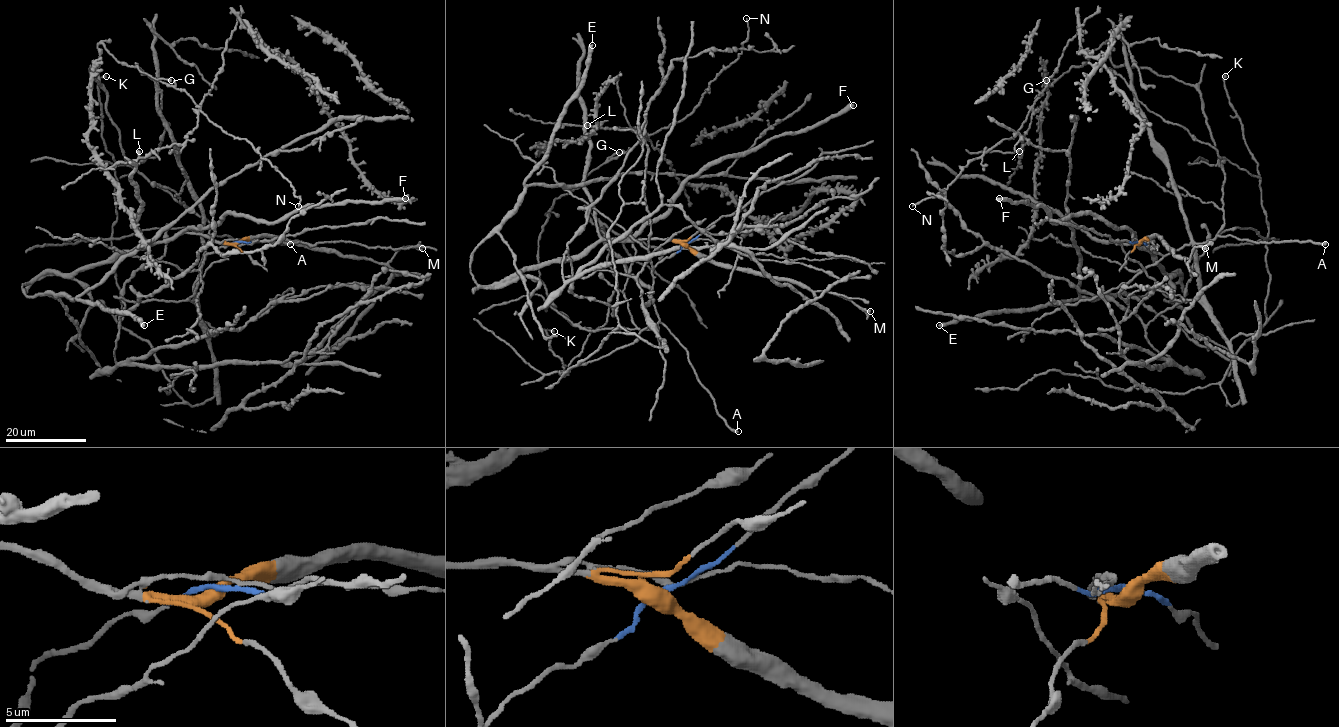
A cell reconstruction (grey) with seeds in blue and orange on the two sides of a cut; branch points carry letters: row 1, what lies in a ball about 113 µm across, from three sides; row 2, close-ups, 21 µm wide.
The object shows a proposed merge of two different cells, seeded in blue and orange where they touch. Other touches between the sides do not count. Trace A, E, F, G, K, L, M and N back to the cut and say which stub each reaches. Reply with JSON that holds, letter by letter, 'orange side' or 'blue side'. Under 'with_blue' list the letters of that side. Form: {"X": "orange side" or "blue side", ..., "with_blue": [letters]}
{"A": "blue side", "E": "orange side", "F": "orange side", "G": "blue side", "K": "blue side", "L": "blue side", "M": "orange side", "N": "blue side", "with_blue": ["A", "G", "K", "L", "N"]}

